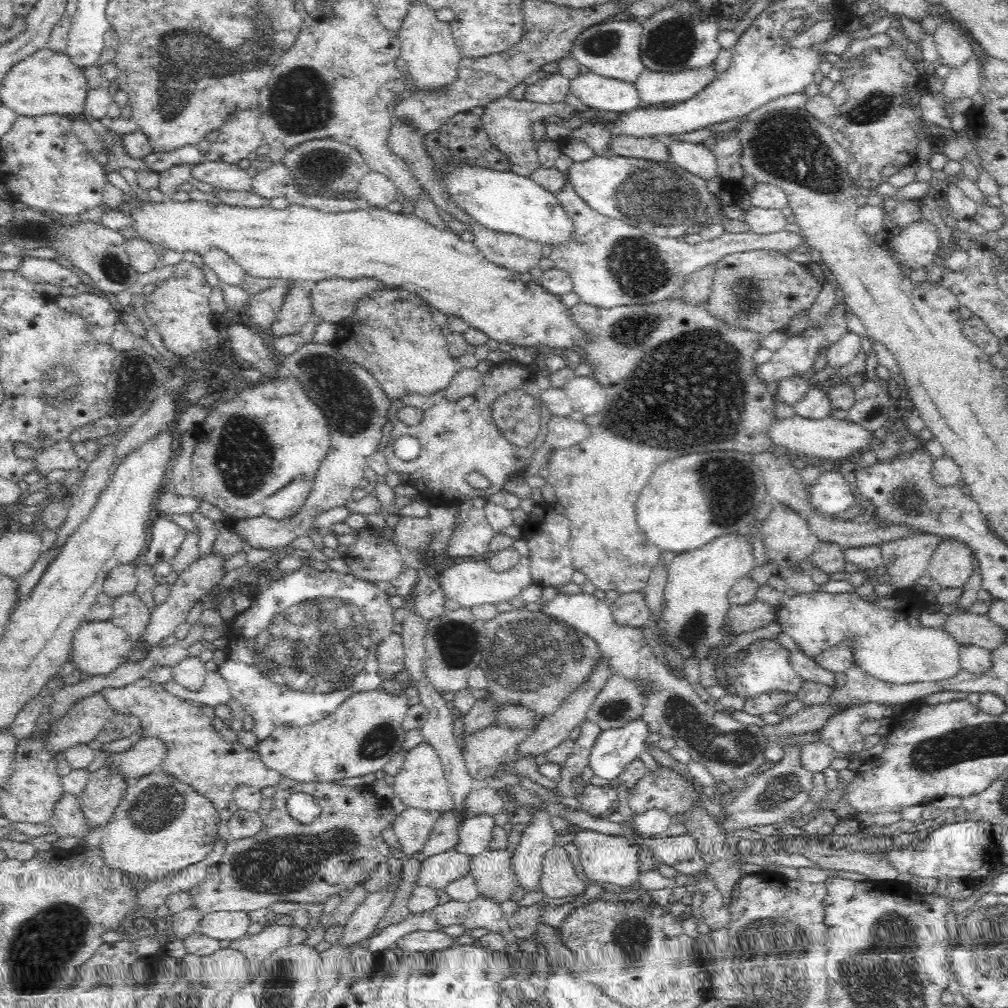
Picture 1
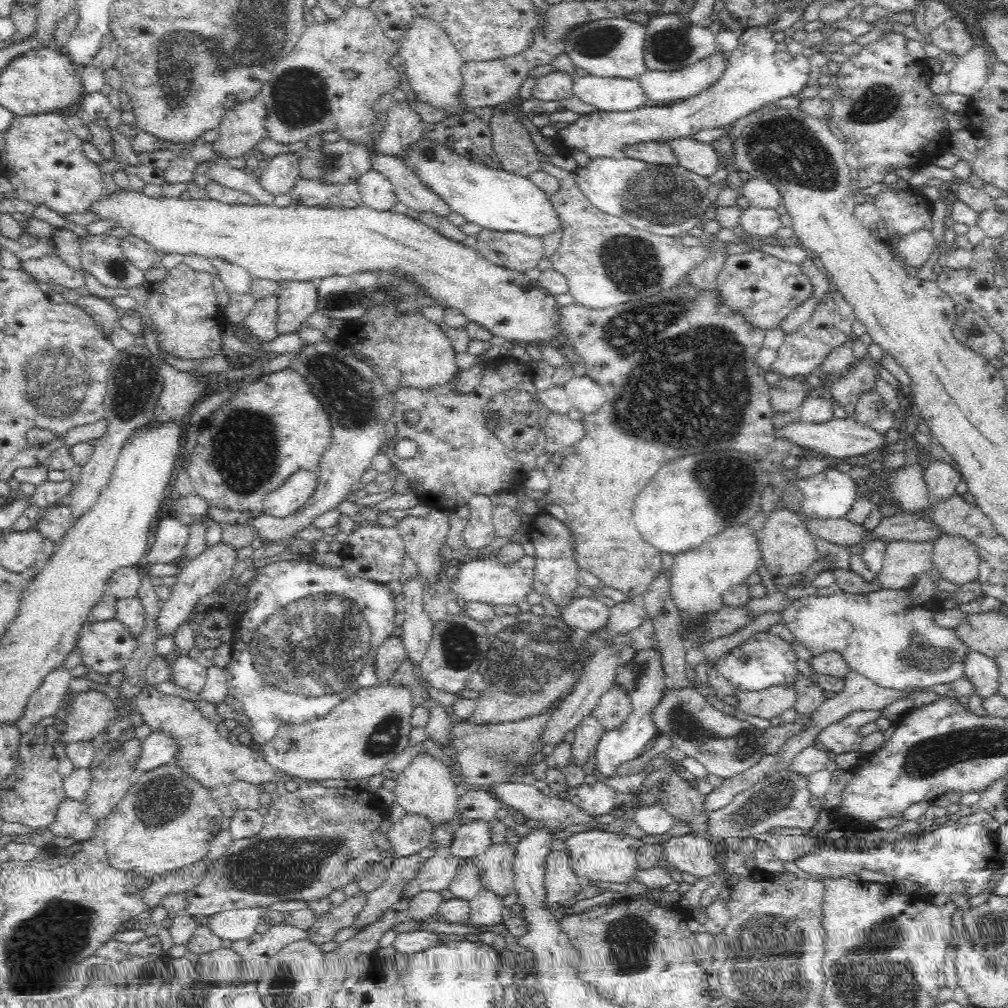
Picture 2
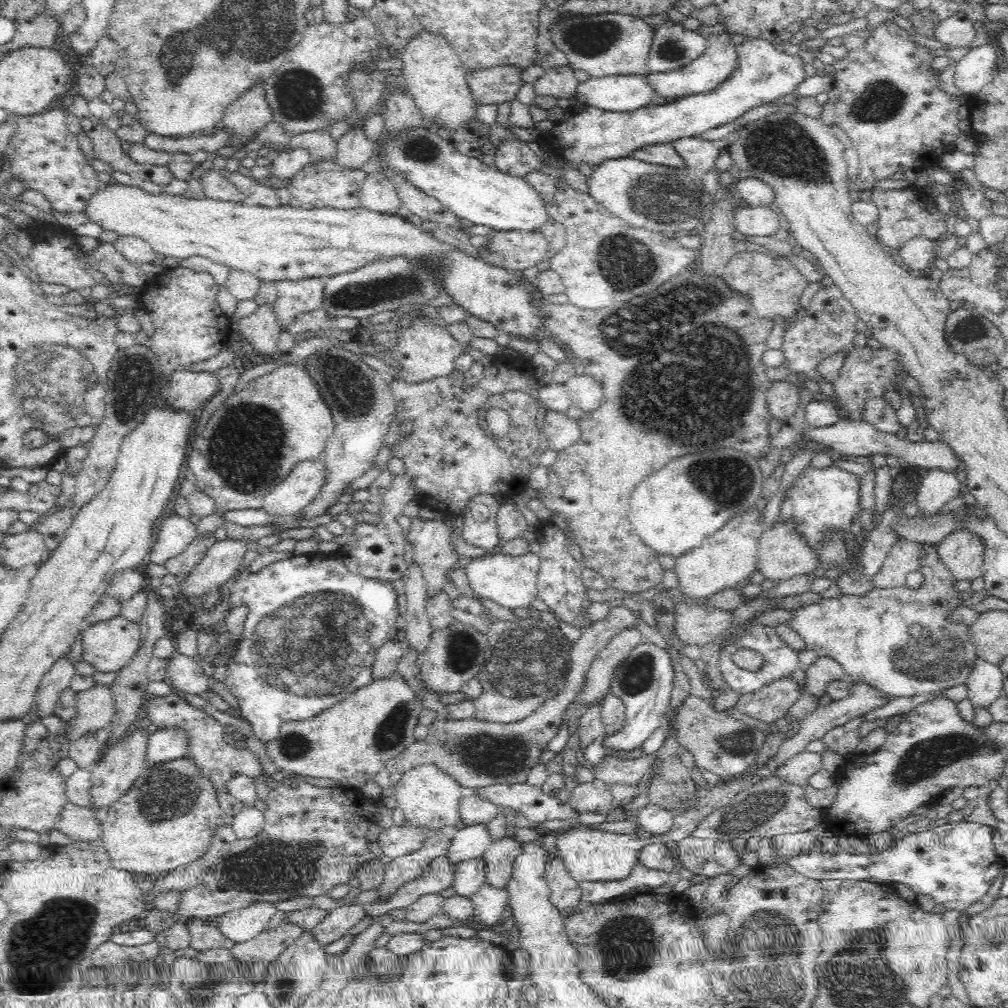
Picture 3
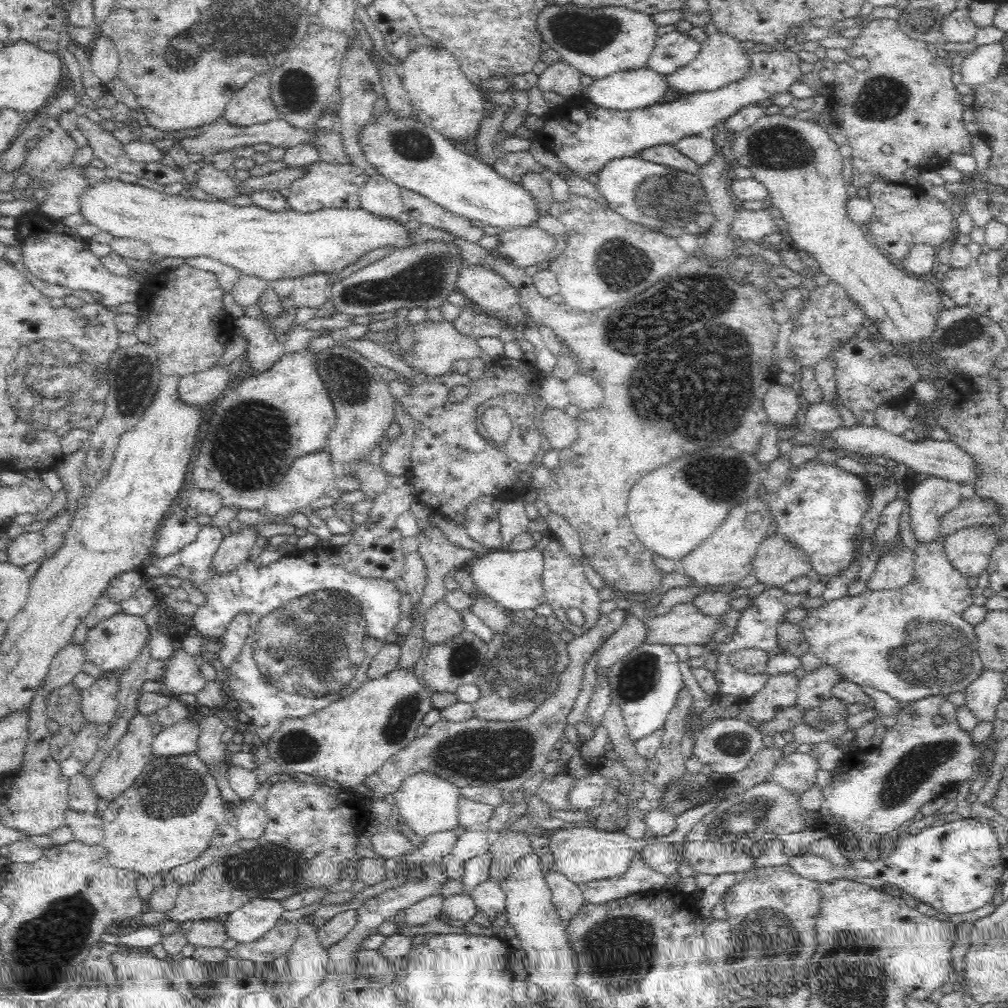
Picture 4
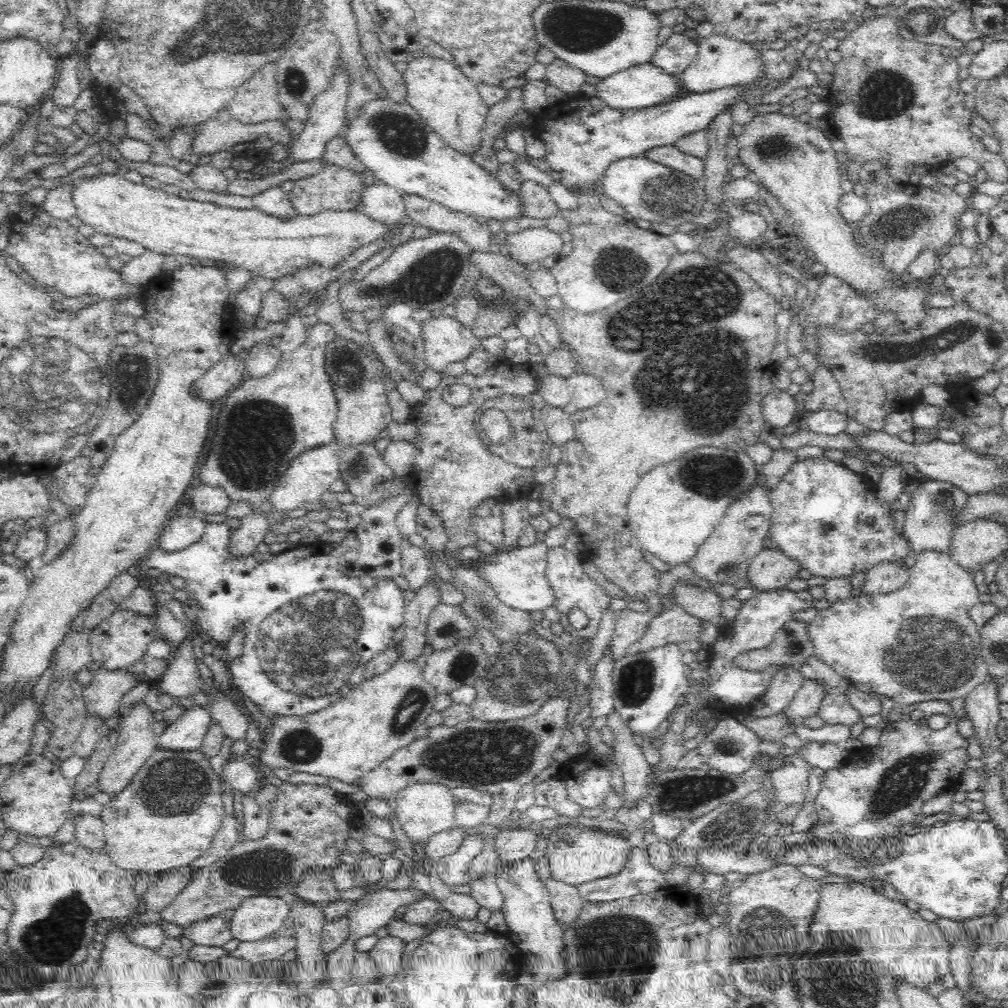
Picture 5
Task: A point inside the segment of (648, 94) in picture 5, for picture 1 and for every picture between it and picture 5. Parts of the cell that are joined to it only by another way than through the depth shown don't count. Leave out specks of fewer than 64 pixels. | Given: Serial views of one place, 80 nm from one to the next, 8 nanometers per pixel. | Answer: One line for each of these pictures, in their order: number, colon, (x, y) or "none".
1: (600, 93)
2: (610, 94)
3: (620, 92)
4: (635, 89)

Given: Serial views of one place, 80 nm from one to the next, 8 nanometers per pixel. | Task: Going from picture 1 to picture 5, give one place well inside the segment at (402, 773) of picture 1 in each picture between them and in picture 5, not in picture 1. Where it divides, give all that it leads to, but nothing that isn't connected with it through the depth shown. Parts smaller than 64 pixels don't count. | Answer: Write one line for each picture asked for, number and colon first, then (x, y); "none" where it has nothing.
2: (425, 788)
3: (429, 798)
4: (427, 804)
5: (423, 809)

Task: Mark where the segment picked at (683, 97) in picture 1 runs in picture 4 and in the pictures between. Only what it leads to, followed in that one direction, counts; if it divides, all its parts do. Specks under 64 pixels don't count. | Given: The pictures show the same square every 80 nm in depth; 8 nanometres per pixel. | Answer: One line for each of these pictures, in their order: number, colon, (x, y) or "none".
2: (661, 87)
3: (714, 66)
4: (721, 60)

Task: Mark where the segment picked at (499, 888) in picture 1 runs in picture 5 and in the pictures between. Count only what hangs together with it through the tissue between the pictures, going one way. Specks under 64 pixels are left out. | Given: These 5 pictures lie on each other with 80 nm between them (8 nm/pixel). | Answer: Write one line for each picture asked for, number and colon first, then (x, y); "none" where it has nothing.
2: (495, 865)
3: (500, 856)
4: (511, 846)
5: (513, 845)

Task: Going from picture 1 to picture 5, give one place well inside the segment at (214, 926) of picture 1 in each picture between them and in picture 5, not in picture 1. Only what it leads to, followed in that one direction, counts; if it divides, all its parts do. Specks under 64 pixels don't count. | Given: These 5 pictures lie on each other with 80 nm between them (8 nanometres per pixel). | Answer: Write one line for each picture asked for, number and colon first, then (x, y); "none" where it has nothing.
2: (236, 925)
3: (241, 925)
4: (259, 916)
5: (259, 916)

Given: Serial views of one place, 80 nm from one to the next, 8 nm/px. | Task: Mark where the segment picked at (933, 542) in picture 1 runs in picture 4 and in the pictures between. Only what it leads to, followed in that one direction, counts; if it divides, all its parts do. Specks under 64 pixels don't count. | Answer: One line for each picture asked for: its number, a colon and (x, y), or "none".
2: (903, 559)
3: (904, 557)
4: (892, 571)

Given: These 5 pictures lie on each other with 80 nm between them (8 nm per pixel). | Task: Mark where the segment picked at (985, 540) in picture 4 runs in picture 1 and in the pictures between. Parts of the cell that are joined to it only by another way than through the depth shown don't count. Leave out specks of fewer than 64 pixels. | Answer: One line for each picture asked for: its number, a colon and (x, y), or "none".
1: (951, 565)
2: (957, 560)
3: (963, 552)

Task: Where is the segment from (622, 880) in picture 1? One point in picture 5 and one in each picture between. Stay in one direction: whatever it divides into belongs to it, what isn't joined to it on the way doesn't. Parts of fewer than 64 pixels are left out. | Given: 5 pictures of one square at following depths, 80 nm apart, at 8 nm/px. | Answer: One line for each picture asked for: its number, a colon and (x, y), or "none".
2: (596, 855)
3: (592, 855)
4: (582, 854)
5: (576, 855)

